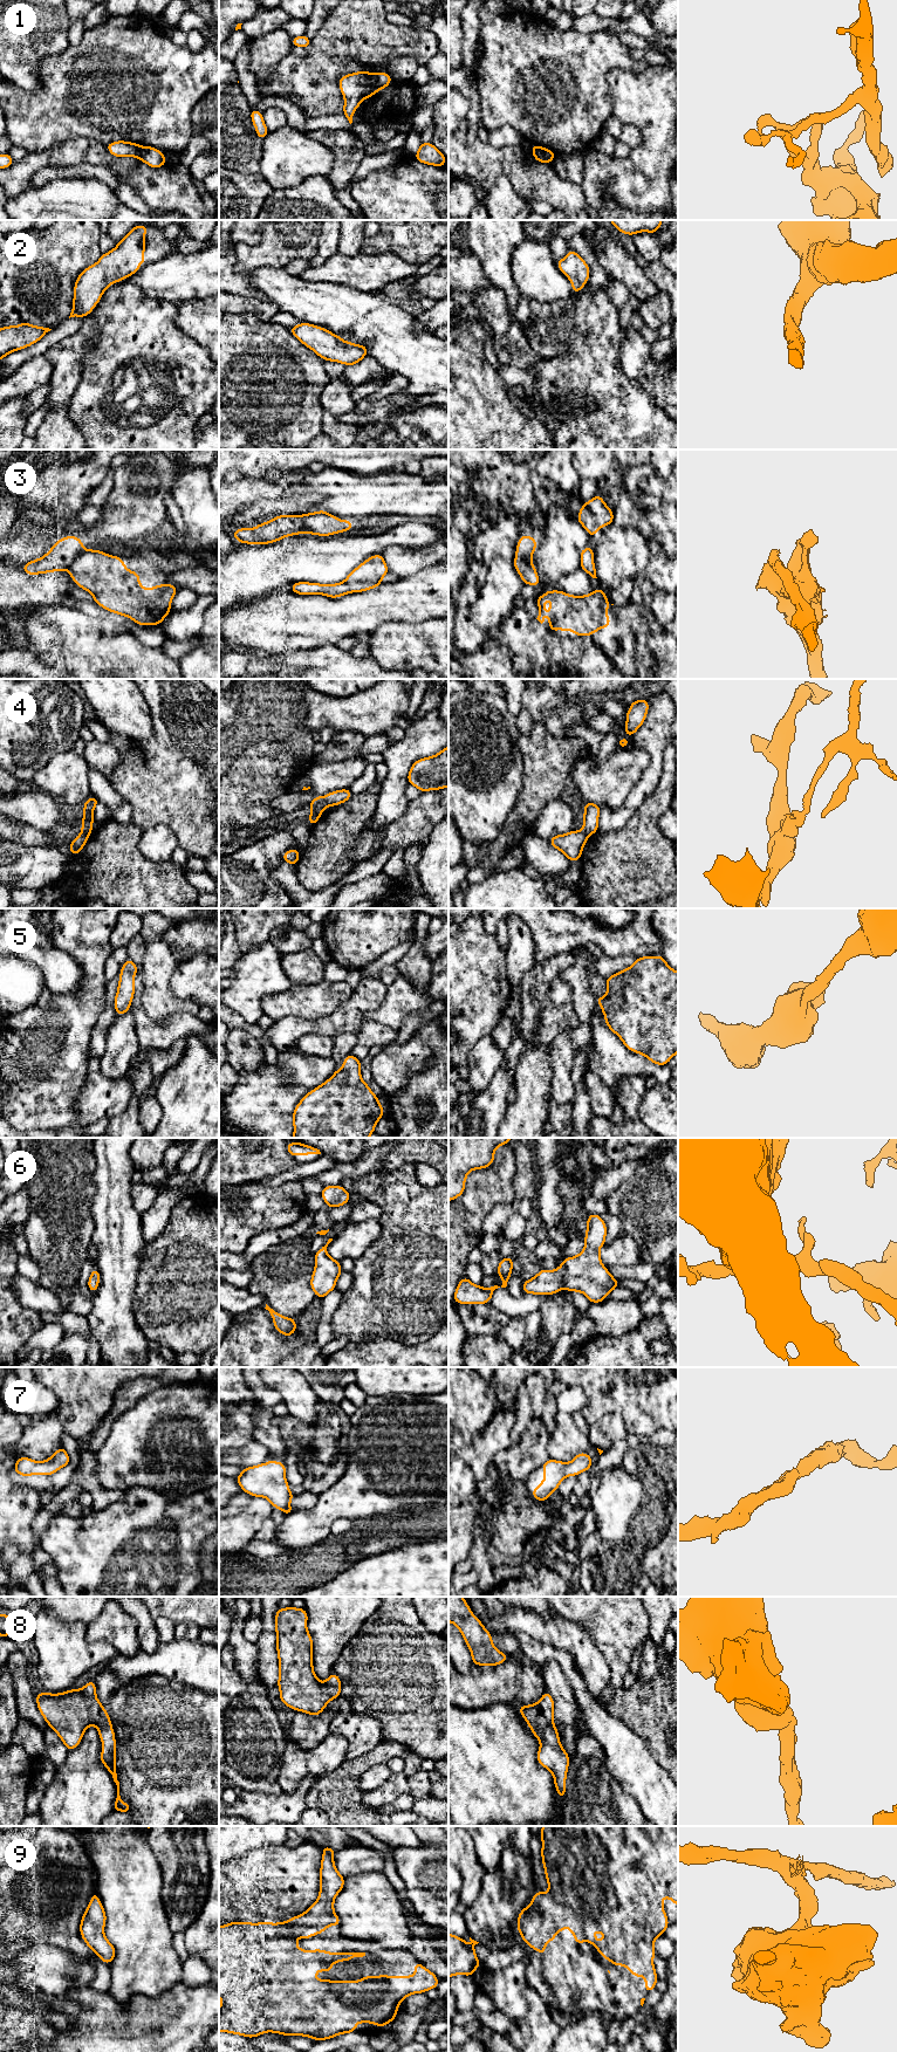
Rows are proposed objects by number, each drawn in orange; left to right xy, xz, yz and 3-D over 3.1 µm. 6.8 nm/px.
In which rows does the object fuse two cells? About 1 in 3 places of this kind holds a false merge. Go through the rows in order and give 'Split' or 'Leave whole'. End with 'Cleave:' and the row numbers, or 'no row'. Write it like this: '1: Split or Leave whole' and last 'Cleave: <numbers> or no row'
1: Split
2: Leave whole
3: Split
4: Split
5: Leave whole
6: Leave whole
7: Leave whole
8: Leave whole
9: Leave whole
Cleave: 1, 3, 4

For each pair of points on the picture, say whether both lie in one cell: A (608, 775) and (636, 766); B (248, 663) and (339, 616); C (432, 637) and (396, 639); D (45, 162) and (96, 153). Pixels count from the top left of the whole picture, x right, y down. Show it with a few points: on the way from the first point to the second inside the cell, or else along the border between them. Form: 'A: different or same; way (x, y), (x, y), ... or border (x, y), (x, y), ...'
A: same; way (615, 775), (625, 767), (629, 767)
B: different; border (295, 650), (268, 654)
C: same; way (423, 639), (405, 639)
D: same; way (57, 157), (67, 153), (83, 153)

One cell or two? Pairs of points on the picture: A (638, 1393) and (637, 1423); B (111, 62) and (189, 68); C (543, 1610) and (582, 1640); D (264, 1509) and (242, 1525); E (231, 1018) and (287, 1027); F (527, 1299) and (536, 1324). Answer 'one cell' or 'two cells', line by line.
A: one cell
B: one cell
C: two cells
D: one cell
E: two cells
F: two cells

